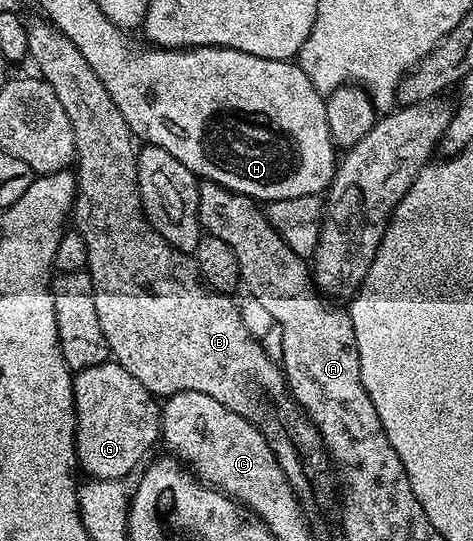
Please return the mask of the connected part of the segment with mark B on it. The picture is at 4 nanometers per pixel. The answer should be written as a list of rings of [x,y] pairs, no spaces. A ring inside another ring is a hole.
[[[48,20],[40,21],[28,23],[28,61],[37,65],[36,73],[44,78],[45,83],[55,92],[55,96],[59,96],[59,104],[63,104],[63,112],[67,112],[67,120],[71,120],[71,132],[75,132],[77,196],[73,200],[71,222],[83,236],[83,244],[87,244],[87,269],[93,285],[95,313],[99,316],[99,328],[103,328],[103,336],[109,345],[110,355],[120,366],[127,368],[127,372],[131,372],[131,376],[135,376],[135,380],[139,380],[139,384],[143,384],[143,388],[147,388],[149,393],[154,396],[168,396],[179,392],[203,392],[203,396],[211,396],[213,399],[219,400],[219,404],[223,404],[223,408],[246,416],[253,416],[253,413],[260,408],[264,398],[281,398],[284,394],[286,397],[285,375],[278,359],[274,355],[272,358],[257,343],[257,338],[249,331],[249,326],[245,323],[240,308],[232,302],[234,299],[228,294],[221,294],[217,290],[209,289],[201,280],[201,274],[197,270],[196,257],[187,255],[182,250],[177,250],[171,244],[167,244],[167,240],[163,240],[163,236],[159,236],[159,232],[155,232],[155,228],[145,218],[145,210],[141,206],[141,193],[137,183],[138,147],[135,145],[135,139],[129,130],[127,120],[123,120],[123,112],[119,112],[119,108],[115,108],[115,100],[111,100],[107,88],[103,88],[103,80],[99,80],[99,76],[95,76],[91,64],[87,64],[87,59],[84,58],[83,52],[79,52],[79,48],[75,48],[75,44],[71,44],[71,40],[62,30],[58,30]]]

